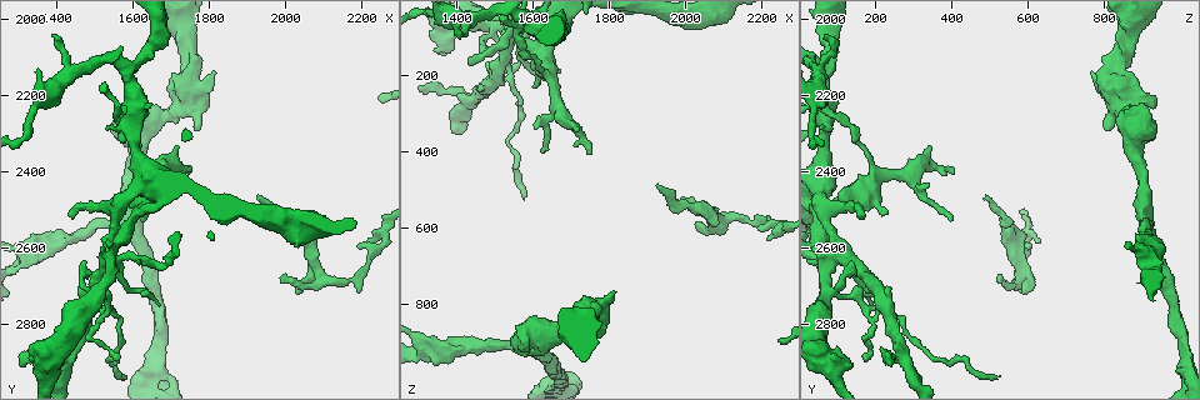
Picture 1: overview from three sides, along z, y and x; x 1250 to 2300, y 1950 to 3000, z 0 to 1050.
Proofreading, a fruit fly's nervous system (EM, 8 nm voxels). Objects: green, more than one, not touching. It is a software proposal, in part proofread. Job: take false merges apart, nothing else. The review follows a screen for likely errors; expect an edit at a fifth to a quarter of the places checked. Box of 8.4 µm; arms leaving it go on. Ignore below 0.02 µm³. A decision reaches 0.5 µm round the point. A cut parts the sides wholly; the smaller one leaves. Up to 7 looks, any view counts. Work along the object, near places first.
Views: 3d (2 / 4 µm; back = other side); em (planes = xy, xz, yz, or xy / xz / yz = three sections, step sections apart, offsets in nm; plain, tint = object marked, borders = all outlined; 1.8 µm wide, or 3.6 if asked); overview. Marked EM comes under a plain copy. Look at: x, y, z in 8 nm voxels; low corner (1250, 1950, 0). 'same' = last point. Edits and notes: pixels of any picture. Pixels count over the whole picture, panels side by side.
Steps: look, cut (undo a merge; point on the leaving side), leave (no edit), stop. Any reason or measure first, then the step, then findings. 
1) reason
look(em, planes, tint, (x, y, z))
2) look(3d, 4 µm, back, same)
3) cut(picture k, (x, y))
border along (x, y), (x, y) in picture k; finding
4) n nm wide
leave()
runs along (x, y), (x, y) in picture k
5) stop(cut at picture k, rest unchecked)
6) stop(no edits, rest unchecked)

abrupt turn
look(3d, 2 µm, (1560, 2630, 100))

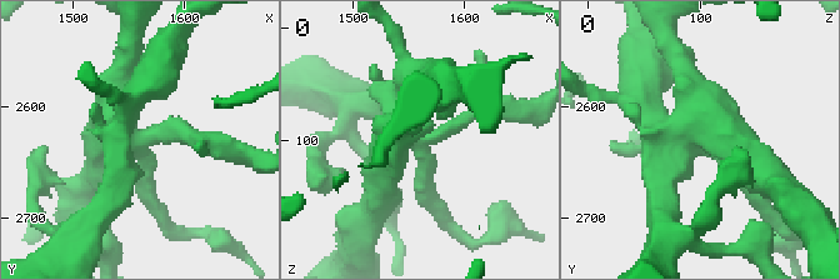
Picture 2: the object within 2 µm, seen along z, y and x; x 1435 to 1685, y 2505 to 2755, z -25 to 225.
look(em, planes, borders, (1564, 2632, 100))

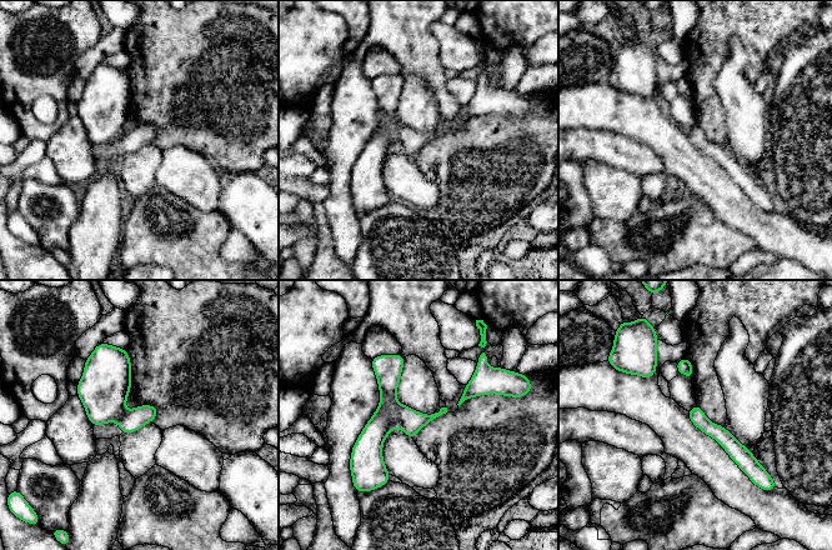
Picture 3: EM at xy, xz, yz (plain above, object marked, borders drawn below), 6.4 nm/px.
100 nm wide
cut(picture 3, (389, 370))
two cells meet here

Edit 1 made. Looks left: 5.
redraw
look(overview)

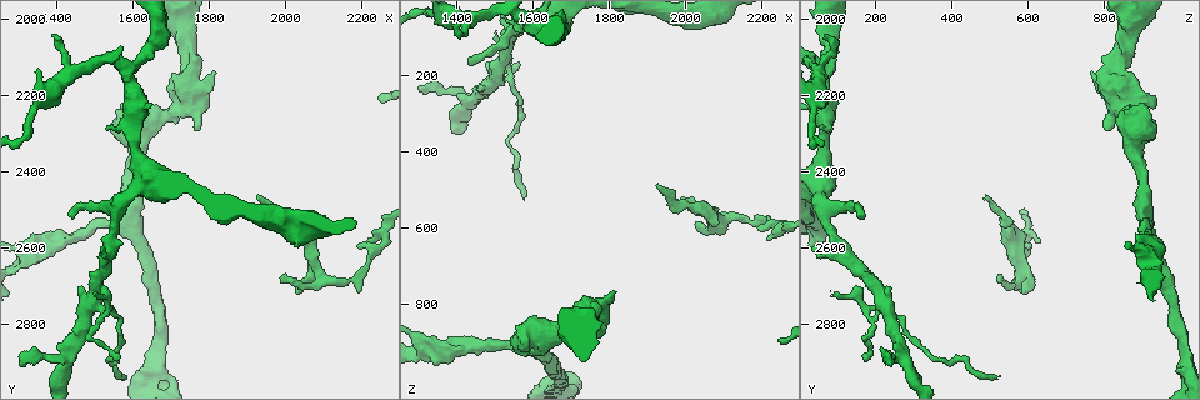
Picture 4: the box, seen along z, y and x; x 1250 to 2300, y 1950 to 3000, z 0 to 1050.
thick turns thin
look(em, 3.6 µm, xz, step 8, borders, (1590, 2510, 905))

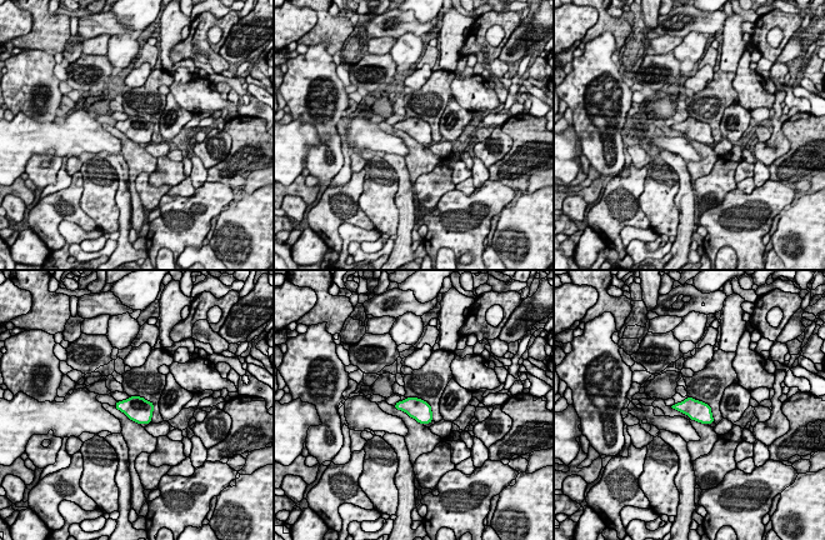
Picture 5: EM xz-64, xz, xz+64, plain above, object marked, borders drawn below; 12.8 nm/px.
260 nm wide
leave()
one cell here

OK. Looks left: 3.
look(em, planes, tint, (2085, 2660, 575))

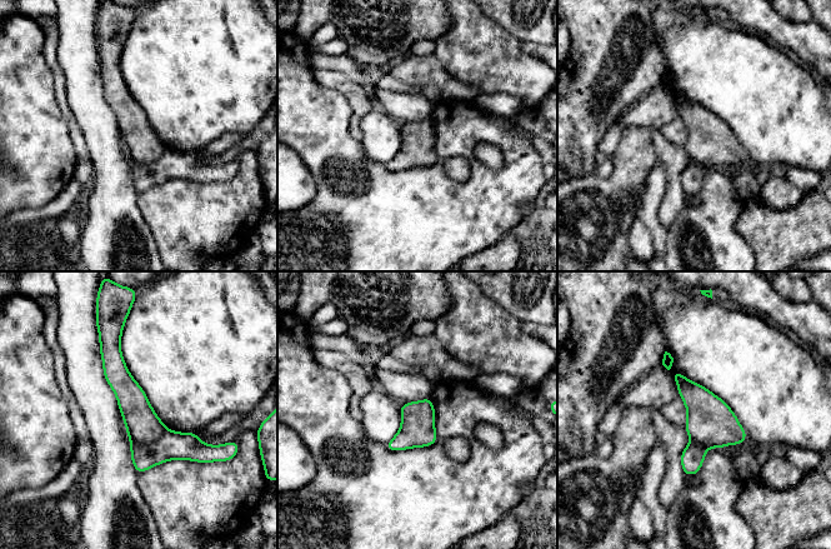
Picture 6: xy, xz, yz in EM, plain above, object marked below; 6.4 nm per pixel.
220 nm wide
cut(picture 6, (171, 445))
border along (166, 428), (153, 440), (131, 444) in picture 6; two cells meet here

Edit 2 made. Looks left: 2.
stop(cut at picture 3, cut at picture 6, rest unchecked)

